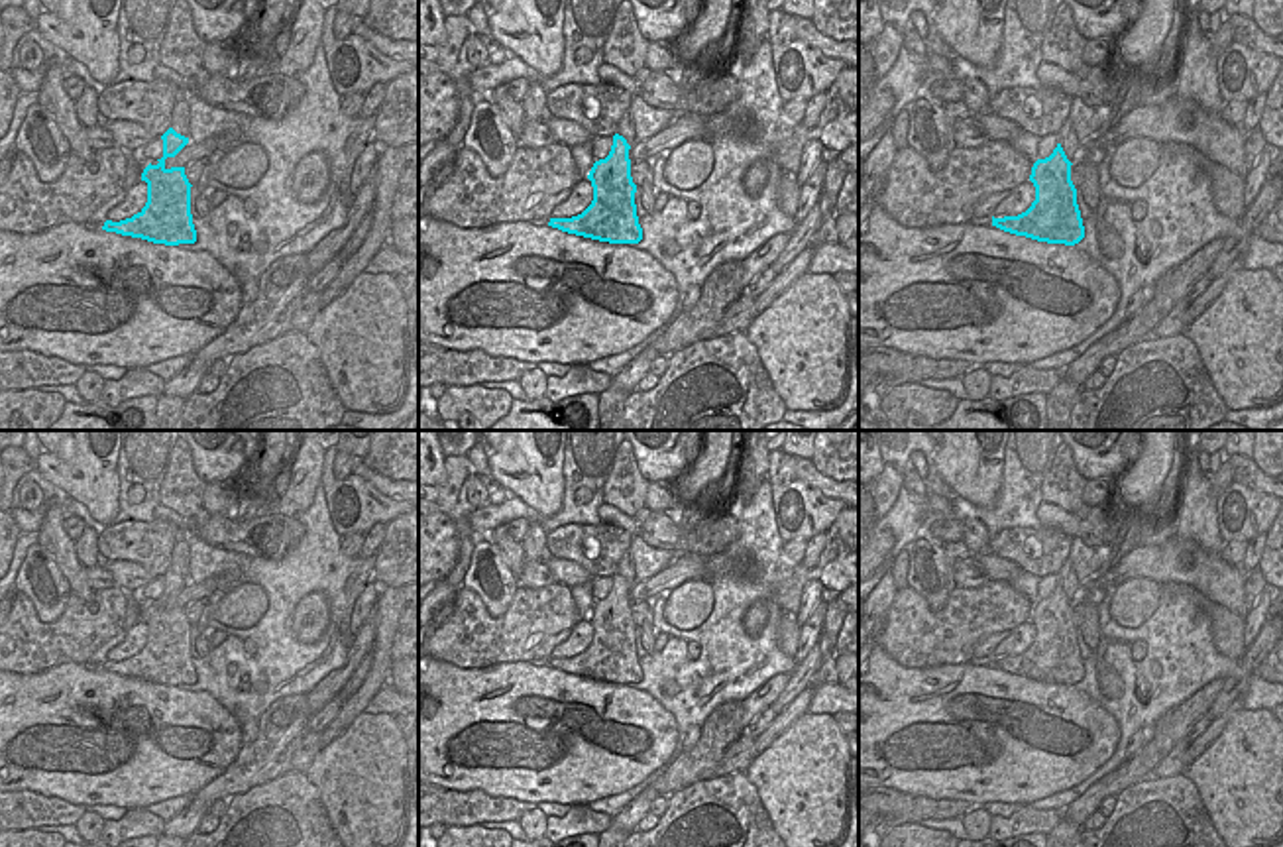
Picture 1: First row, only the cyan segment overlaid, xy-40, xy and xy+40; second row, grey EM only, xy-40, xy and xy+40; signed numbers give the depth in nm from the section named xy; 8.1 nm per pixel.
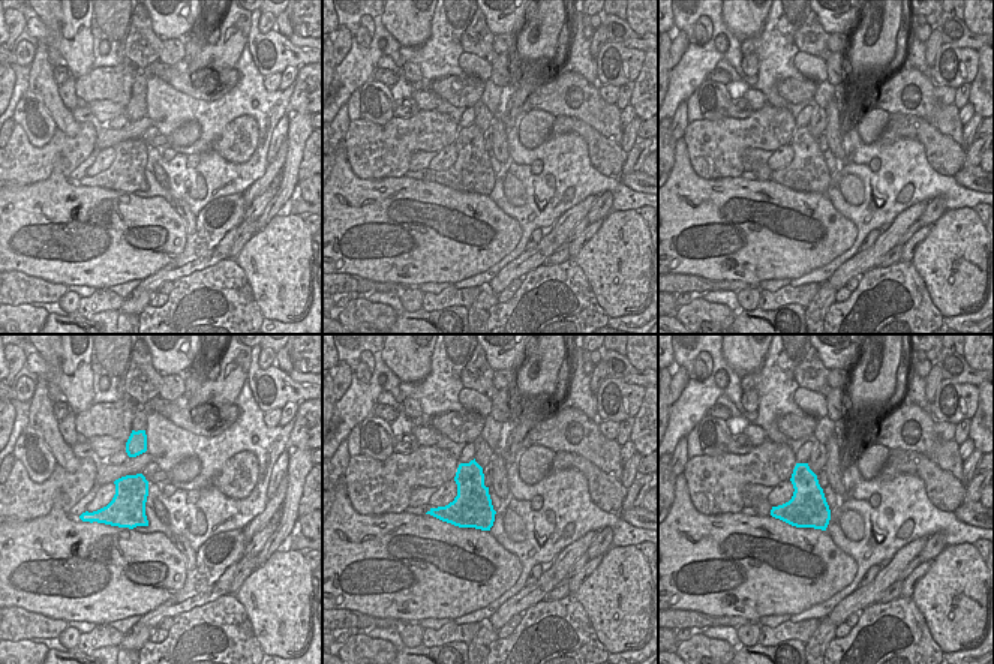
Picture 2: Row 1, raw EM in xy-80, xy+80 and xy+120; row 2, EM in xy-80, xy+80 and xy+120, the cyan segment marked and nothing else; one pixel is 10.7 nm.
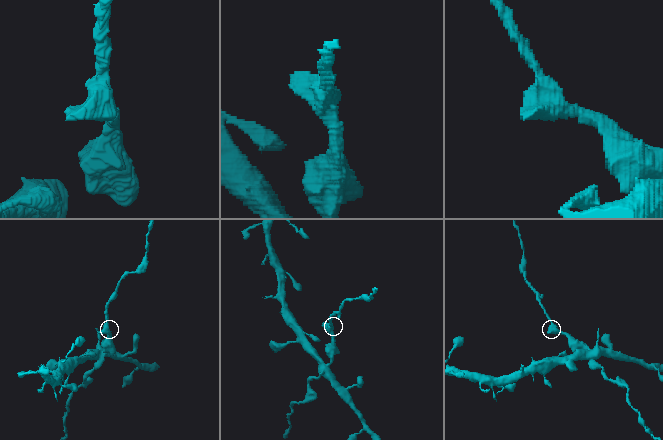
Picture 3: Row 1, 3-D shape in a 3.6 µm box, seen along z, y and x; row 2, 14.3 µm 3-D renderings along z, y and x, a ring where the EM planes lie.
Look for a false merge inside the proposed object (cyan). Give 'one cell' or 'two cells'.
one cell

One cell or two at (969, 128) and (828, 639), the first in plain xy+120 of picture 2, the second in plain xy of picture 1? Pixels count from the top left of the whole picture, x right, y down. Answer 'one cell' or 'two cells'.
two cells

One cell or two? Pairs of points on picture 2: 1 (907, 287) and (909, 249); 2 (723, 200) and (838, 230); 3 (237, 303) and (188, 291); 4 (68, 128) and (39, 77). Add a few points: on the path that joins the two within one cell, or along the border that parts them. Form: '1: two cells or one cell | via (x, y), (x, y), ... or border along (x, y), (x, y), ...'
1: two cells | border along (901, 261), (910, 263)
2: one cell | via (751, 195), (763, 188), (778, 201), (811, 206)
3: one cell | via (225, 294), (219, 288), (207, 285), (200, 290)
4: one cell | via (62, 116), (47, 89)

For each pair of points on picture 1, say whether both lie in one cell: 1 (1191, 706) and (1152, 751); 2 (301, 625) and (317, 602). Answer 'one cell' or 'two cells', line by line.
1: one cell
2: one cell

